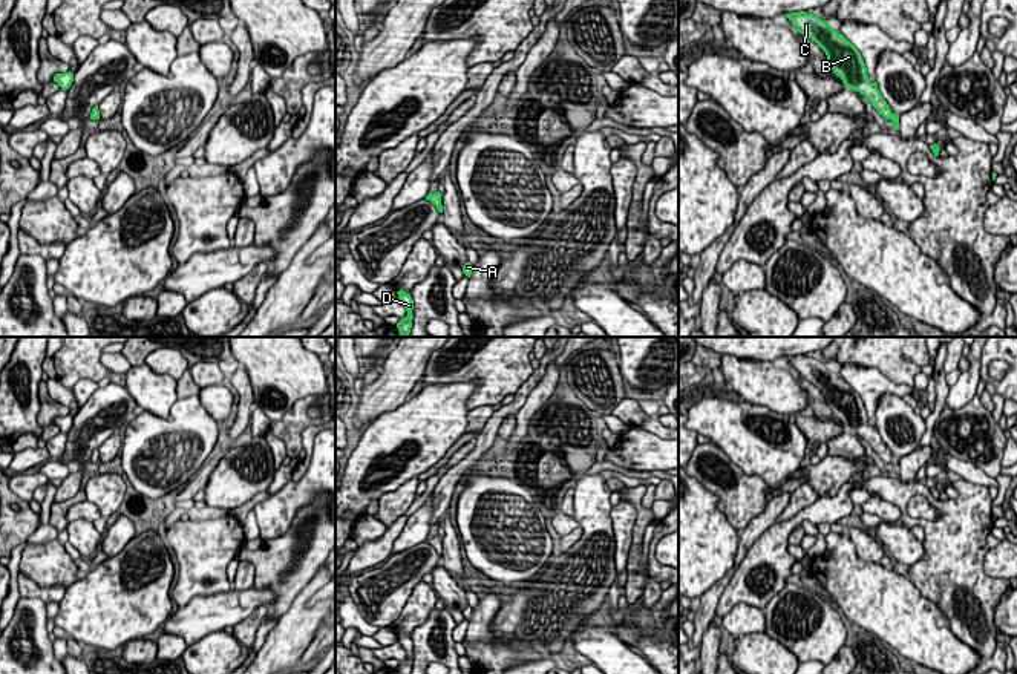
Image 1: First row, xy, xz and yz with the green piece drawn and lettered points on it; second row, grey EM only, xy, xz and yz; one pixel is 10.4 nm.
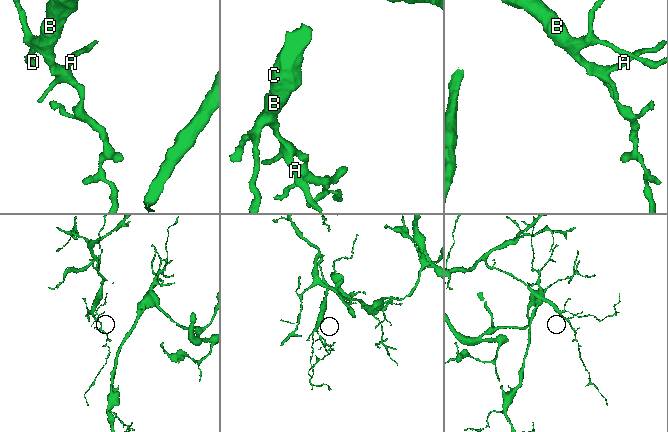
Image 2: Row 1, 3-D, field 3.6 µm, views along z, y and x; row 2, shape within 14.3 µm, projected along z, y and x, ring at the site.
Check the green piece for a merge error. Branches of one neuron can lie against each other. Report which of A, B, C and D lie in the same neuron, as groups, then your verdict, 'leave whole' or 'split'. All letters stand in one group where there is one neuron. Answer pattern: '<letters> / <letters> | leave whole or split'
A D / B C | split

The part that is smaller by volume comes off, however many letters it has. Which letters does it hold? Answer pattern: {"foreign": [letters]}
{"foreign": ["A", "D"]}

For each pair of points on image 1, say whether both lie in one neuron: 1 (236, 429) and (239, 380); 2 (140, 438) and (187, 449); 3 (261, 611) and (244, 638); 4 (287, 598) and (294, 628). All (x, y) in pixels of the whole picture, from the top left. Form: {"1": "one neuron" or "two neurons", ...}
{"1": "one neuron", "2": "one neuron", "3": "one neuron", "4": "two neurons"}

